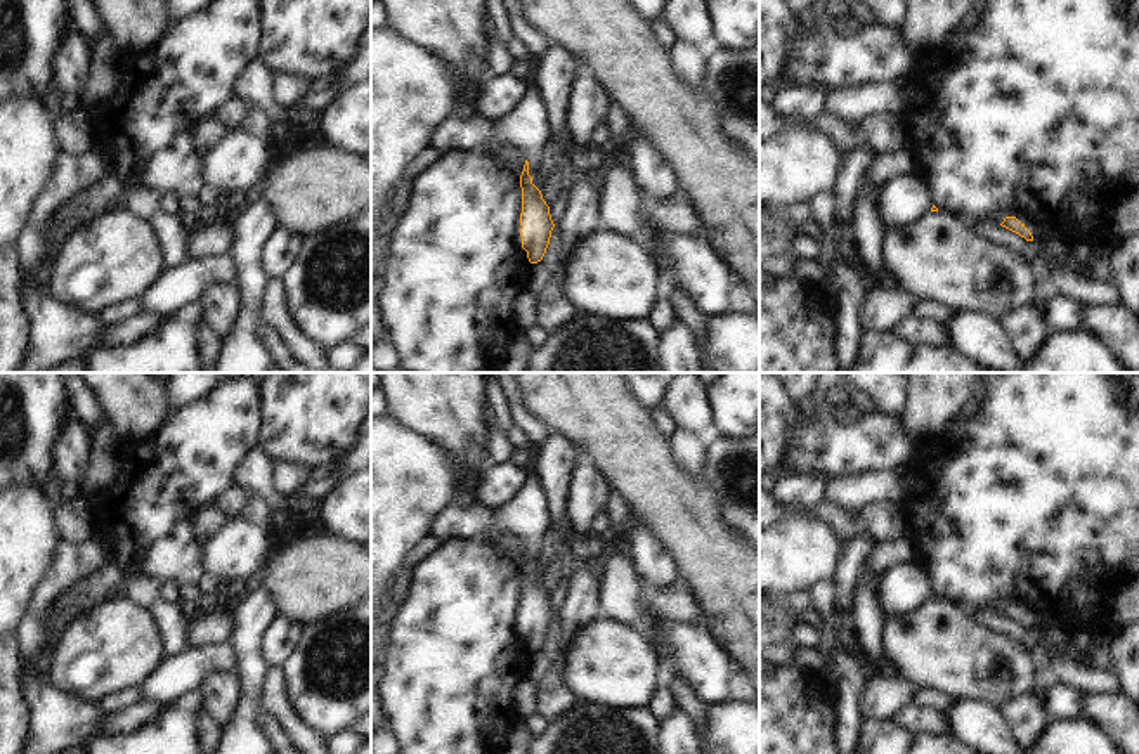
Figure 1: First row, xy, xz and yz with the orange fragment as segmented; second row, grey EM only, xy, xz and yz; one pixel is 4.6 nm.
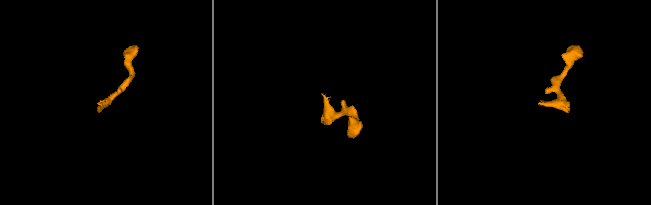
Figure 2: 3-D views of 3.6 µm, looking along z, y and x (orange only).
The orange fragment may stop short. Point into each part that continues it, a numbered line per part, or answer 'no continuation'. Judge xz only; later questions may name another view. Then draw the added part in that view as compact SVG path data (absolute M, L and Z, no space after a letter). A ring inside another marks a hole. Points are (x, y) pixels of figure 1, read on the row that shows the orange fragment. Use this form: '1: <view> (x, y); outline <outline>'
1: xz (529, 129); outline M536 85L522 104L503 120L487 120L477 113L458 114L446 121L435 135L433 146L444 153L472 153L482 147L518 147L529 161L529 175L536 185L537 172L546 161L548 146L553 142L553 125Z

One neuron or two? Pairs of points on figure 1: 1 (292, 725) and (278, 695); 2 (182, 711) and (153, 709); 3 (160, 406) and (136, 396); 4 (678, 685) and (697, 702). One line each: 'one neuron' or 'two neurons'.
1: one neuron
2: two neurons
3: one neuron
4: one neuron

